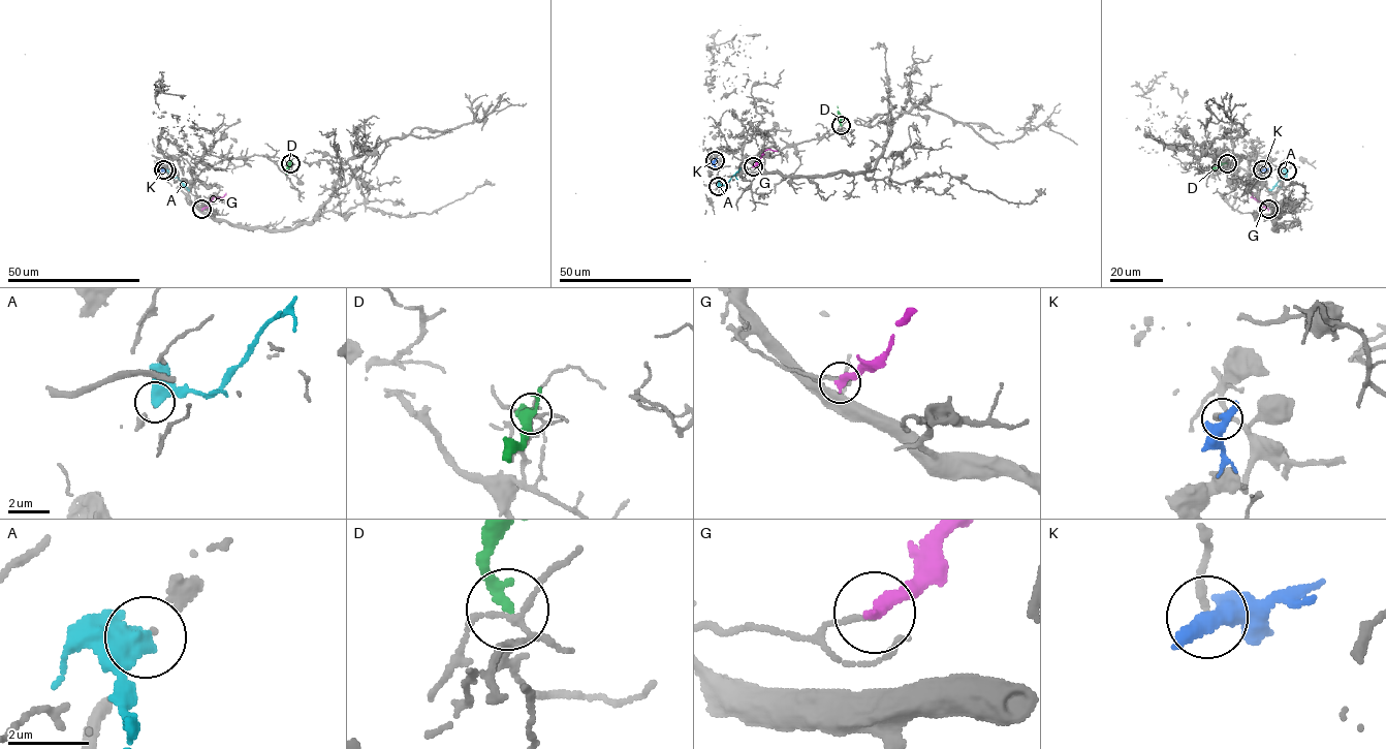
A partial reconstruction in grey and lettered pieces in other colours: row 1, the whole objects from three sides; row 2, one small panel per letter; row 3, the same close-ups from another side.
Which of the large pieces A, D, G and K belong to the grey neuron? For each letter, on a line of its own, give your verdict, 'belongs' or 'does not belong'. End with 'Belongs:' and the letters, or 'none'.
A: does not belong
D: does not belong
G: does not belong
K: does not belong
Belongs: none

